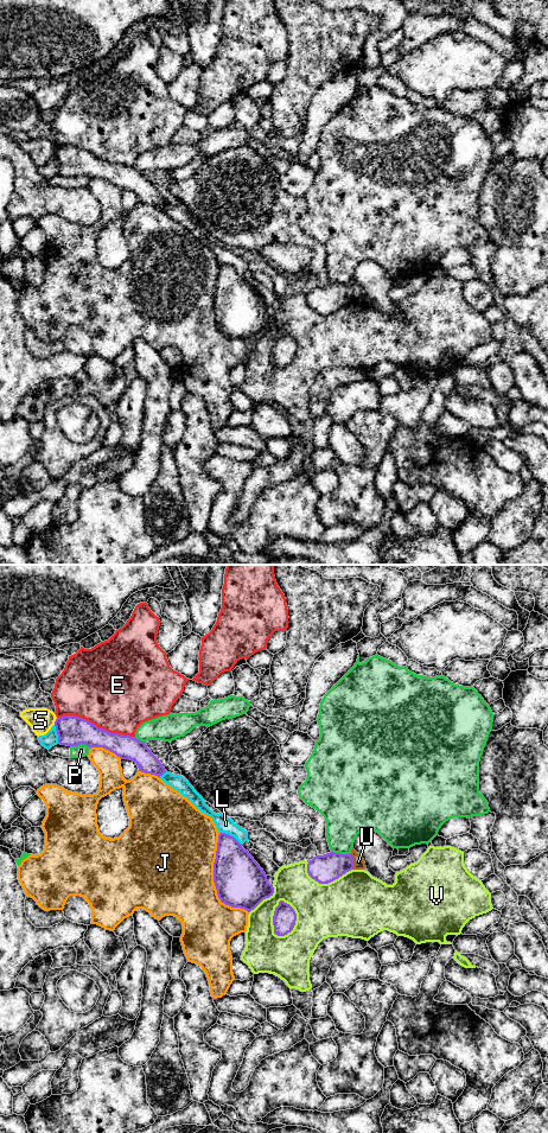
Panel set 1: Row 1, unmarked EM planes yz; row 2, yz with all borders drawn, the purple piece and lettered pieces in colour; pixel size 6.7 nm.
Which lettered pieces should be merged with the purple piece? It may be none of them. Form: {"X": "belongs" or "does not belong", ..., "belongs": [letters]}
{"E": "does not belong", "J": "does not belong", "L": "does not belong", "P": "does not belong", "S": "does not belong", "U": "does not belong", "V": "does not belong", "belongs": []}

